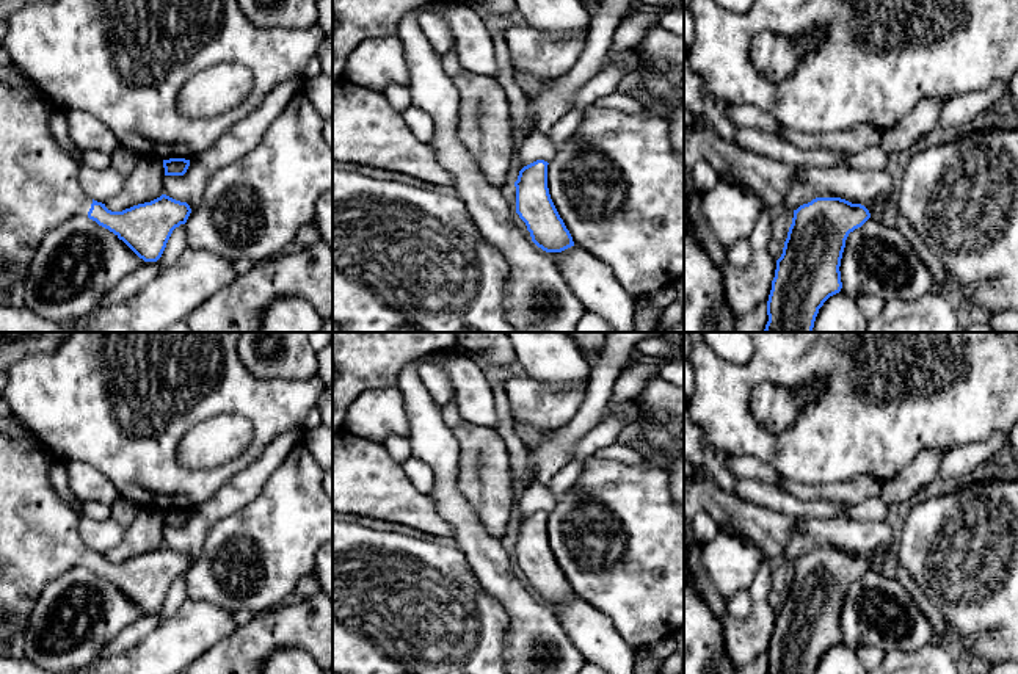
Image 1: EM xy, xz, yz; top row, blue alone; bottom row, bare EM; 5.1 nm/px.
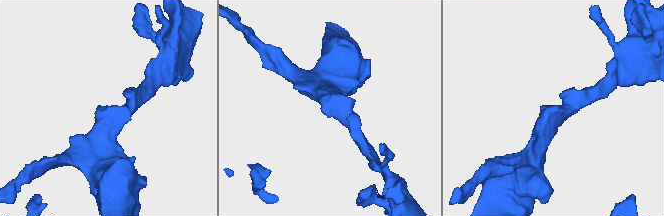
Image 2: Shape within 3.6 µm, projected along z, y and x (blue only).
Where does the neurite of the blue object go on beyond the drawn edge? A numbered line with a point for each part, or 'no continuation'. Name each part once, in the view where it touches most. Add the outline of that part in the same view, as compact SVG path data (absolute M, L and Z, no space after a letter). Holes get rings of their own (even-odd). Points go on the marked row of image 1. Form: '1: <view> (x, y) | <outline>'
1: xy (39, 188) | M0 82L0 292L14 282L24 284L42 238L67 218L88 216L93 204L78 183L80 166L49 132L53 108L38 88L13 88Z

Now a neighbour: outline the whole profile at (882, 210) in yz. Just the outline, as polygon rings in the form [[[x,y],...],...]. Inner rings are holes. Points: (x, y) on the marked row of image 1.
[[[888,199],[866,201],[864,205],[871,219],[877,219],[886,226],[897,229],[914,248],[921,260],[925,263],[929,271],[933,274],[941,287],[941,292],[951,288],[951,276],[938,255],[921,240],[918,232],[910,226],[908,219],[900,213],[899,205],[893,205]]]

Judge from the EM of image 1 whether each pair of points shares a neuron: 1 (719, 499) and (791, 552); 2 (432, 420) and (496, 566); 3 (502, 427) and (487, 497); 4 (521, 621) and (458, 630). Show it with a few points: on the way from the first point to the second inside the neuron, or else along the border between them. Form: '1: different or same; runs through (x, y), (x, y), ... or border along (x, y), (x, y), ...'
1: different; border along (797, 519), (797, 529), (781, 555)
2: same; runs through (443, 456), (446, 494), (466, 530)
3: different; border along (494, 427), (505, 445), (510, 472)
4: different; border along (488, 593), (508, 616), (504, 657)

